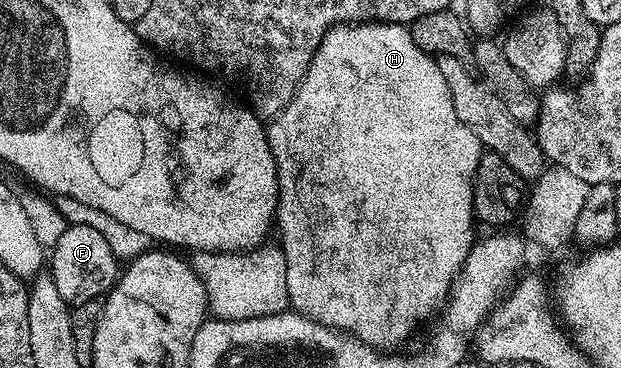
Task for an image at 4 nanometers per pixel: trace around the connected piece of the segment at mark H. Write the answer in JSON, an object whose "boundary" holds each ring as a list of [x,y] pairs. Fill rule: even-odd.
{"boundary":[[[348,23],[337,25],[324,35],[319,49],[303,80],[295,88],[290,103],[275,117],[270,118],[266,126],[269,147],[277,167],[279,180],[279,208],[277,210],[277,233],[283,236],[281,248],[285,255],[286,286],[289,287],[289,305],[302,317],[313,319],[319,325],[328,325],[330,329],[346,331],[359,341],[364,341],[380,351],[395,351],[402,341],[411,337],[411,332],[422,321],[436,316],[442,310],[455,278],[463,269],[469,251],[477,240],[475,225],[477,218],[473,207],[473,187],[479,158],[485,150],[483,145],[457,119],[445,75],[441,75],[439,62],[432,54],[421,51],[413,39],[410,28],[405,25],[386,23]]]}

